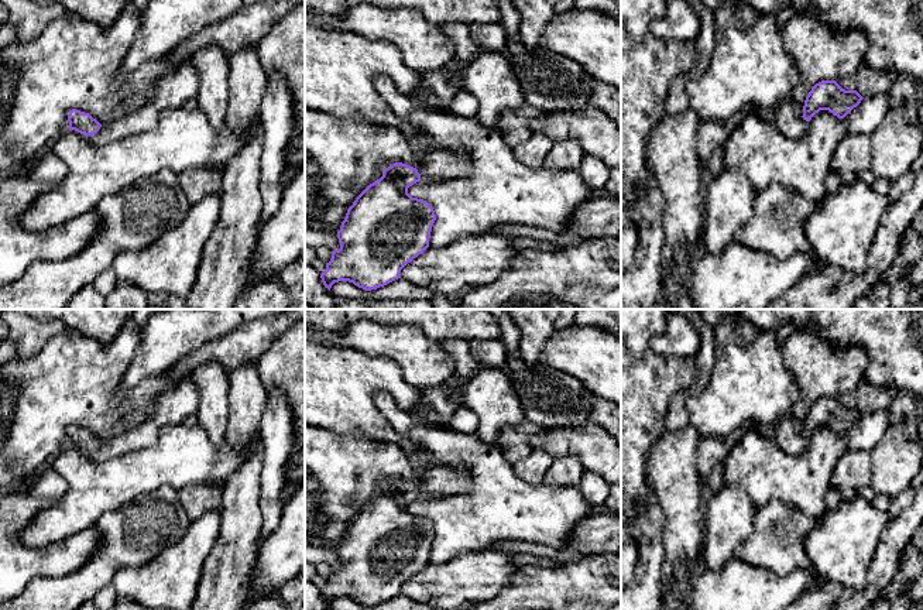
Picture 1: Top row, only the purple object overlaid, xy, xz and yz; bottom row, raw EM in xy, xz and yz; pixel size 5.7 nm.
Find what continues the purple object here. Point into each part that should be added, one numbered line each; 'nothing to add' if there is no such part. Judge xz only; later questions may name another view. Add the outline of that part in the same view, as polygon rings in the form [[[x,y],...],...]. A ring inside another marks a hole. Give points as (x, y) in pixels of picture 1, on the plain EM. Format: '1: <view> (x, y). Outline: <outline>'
1: xz (435, 480). Outline: [[[432,465],[421,467],[416,486],[421,490],[421,497],[433,498],[470,491],[473,480],[463,467]]]

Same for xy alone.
1: xy (172, 407). Outline: [[[189,376],[181,378],[174,390],[155,400],[155,411],[140,424],[123,428],[113,438],[103,441],[95,450],[100,459],[111,459],[130,450],[151,448],[161,441],[164,428],[178,425],[189,415],[196,415],[199,393]]]

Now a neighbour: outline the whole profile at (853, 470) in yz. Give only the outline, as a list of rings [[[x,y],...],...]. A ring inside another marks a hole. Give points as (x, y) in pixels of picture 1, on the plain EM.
[[[850,450],[835,465],[831,484],[837,489],[865,490],[871,483],[871,452]]]

